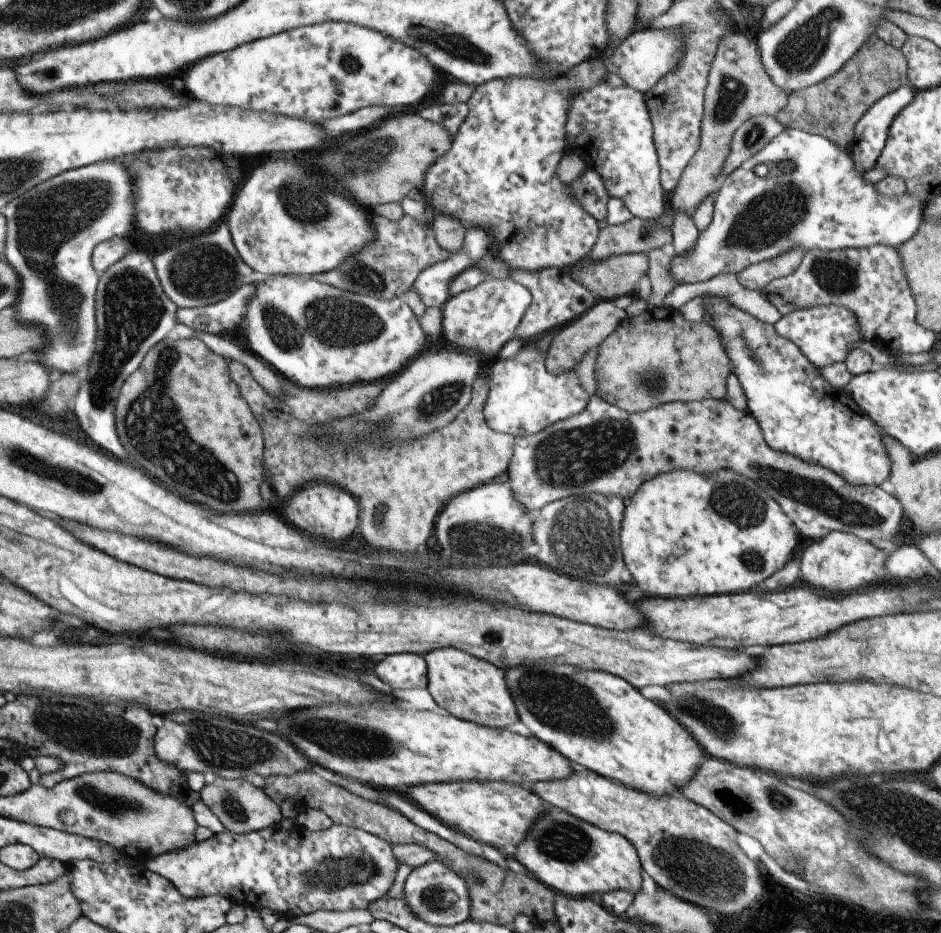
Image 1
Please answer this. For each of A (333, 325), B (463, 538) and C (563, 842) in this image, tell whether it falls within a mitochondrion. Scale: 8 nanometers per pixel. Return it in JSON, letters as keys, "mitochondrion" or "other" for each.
{"A":"mitochondrion","B":"mitochondrion","C":"mitochondrion"}

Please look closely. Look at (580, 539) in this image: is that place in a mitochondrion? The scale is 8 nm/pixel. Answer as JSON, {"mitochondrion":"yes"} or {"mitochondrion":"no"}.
{"mitochondrion":"yes"}

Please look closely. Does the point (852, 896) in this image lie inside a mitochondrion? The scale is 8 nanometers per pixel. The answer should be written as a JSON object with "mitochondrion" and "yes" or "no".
{"mitochondrion":"yes"}

